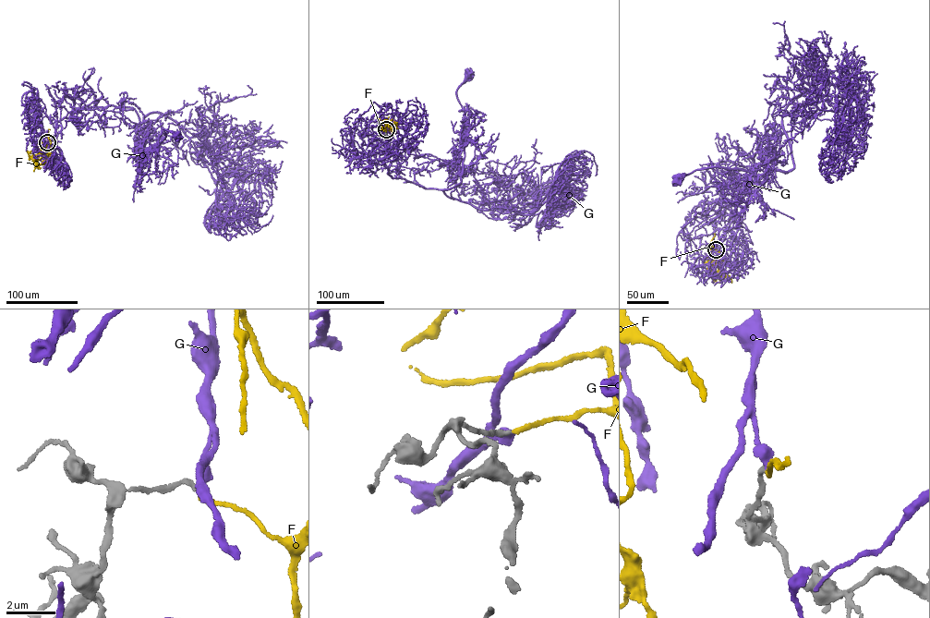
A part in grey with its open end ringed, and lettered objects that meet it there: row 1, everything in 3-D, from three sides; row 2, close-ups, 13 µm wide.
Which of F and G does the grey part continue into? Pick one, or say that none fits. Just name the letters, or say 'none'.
F

